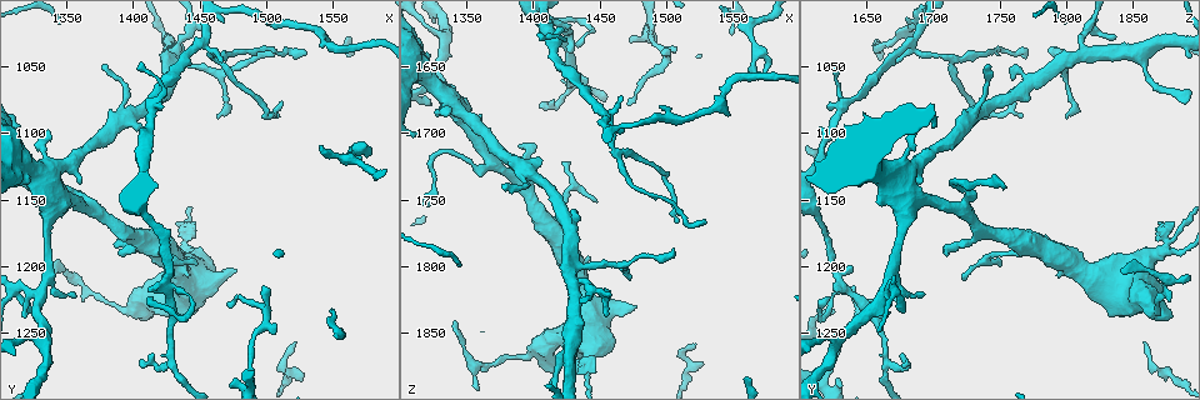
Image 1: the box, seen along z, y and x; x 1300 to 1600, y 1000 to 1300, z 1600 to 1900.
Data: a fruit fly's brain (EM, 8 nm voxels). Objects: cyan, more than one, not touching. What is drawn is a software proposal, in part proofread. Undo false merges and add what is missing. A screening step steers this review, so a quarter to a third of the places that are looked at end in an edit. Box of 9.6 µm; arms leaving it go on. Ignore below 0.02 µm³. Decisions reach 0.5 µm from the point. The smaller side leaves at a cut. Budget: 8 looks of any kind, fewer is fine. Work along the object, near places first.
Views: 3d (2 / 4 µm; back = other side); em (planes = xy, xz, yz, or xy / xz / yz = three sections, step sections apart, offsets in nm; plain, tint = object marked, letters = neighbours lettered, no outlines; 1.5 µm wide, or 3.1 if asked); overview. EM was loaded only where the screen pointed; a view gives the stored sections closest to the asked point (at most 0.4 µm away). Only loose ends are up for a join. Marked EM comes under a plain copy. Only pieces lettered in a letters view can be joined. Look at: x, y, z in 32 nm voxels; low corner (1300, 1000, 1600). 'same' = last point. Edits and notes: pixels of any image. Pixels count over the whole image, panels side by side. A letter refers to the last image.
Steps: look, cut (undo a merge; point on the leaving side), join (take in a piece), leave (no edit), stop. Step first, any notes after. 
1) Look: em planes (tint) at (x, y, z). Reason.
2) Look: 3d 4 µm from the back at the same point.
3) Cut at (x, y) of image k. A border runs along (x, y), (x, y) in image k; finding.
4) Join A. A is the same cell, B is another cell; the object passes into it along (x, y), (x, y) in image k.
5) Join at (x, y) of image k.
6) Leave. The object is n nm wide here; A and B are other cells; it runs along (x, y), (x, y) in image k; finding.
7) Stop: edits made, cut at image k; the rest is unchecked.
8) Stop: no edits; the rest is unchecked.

Look: 3d 2 µm at (1330, 1220, 1660). Two arms in line, one across.

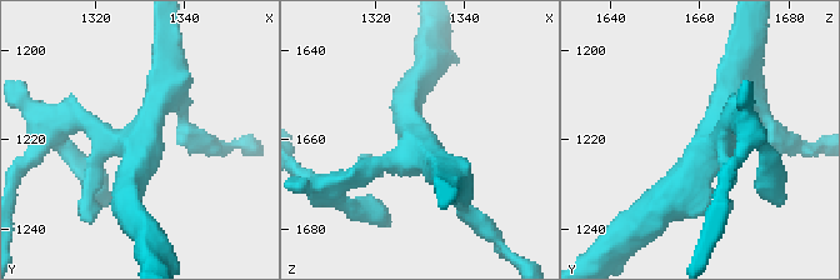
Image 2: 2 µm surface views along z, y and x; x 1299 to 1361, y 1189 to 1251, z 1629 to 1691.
Look: em planes (tint) at (1329, 1222, 1662).

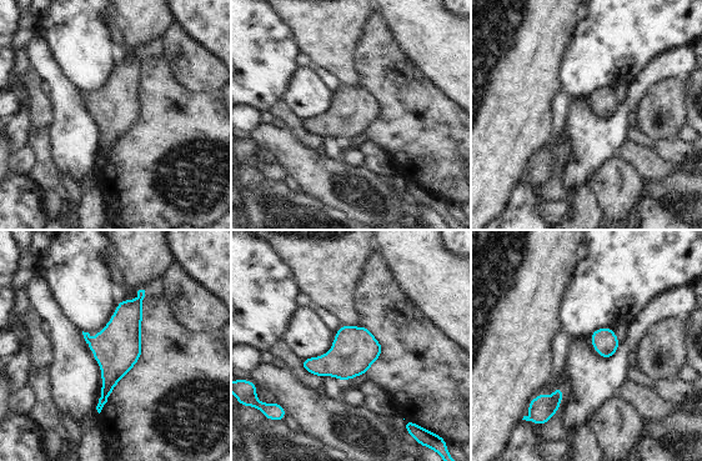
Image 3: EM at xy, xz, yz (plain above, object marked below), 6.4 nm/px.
Look: em planes (letters) at the same point. What lies round it.

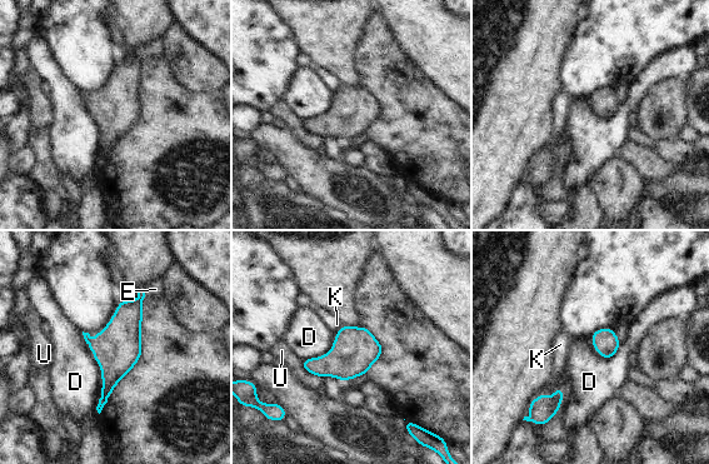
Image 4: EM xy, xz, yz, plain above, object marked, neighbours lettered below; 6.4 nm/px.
Leave. D, E, K and U are other cells; a border runs along (93, 358), (101, 379), (96, 408) in image 4; continuous, no second cell.

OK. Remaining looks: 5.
Look: 3d 2 µm at (1472, 1228, 1678).

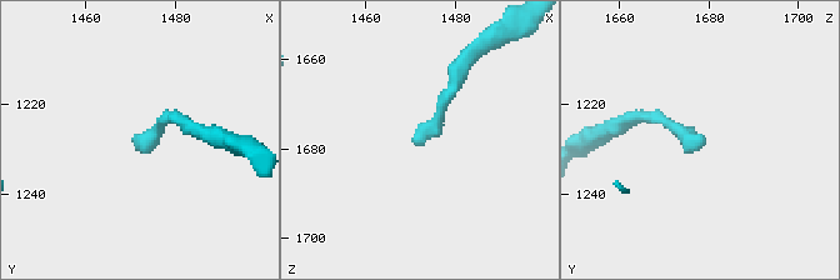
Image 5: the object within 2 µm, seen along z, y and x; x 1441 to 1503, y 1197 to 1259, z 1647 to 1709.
Look: em planes (letters) at (1470, 1227, 1679). Shape alone is not enough.

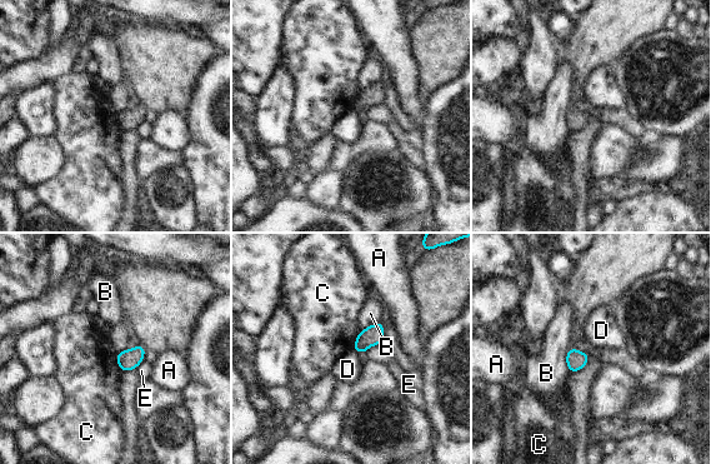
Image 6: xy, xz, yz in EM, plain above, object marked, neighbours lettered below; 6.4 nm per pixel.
Leave. A, B, C, D and E are other cells; a border runs along (353, 348), (360, 354) in image 6; no lettered piece goes on from it.

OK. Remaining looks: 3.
Look: 3d 2 µm at (1326, 1152, 1658). Thick end.

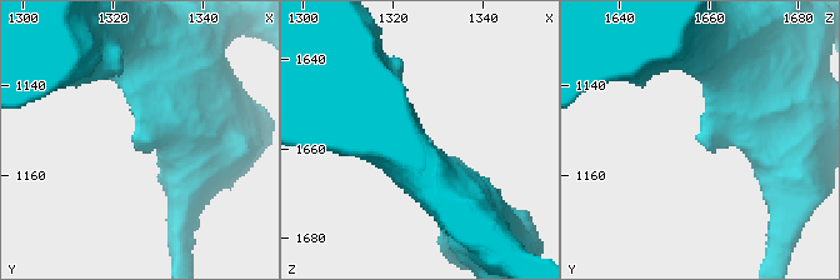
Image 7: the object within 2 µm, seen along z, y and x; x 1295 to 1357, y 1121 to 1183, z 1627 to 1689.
Look: em xy step 4 (tint) at (1324, 1153, 1658).

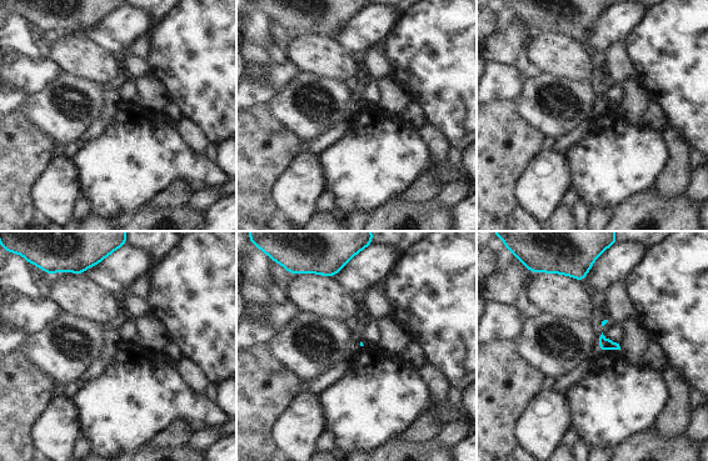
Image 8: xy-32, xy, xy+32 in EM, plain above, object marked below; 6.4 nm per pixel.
Look: em planes (letters) at the same point.

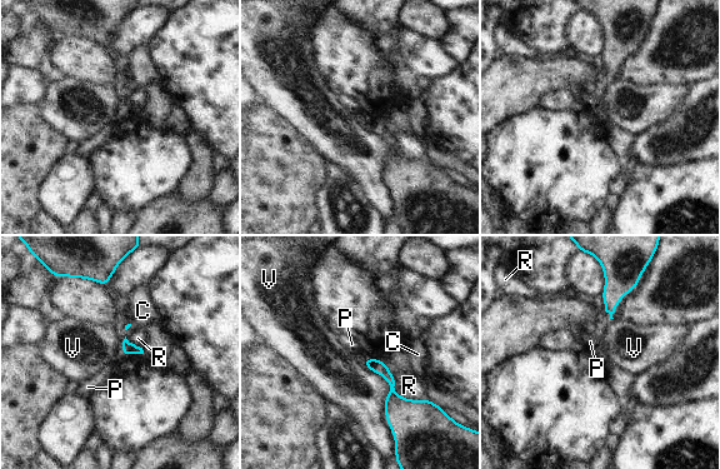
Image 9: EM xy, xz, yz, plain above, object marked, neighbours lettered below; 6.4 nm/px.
Leave. C, P, R and V are other cells; it runs along (366, 362), (393, 383), (391, 423) in image 9; no lettered piece goes on from it.

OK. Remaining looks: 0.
Stop: no edits; the rest is unchecked.

